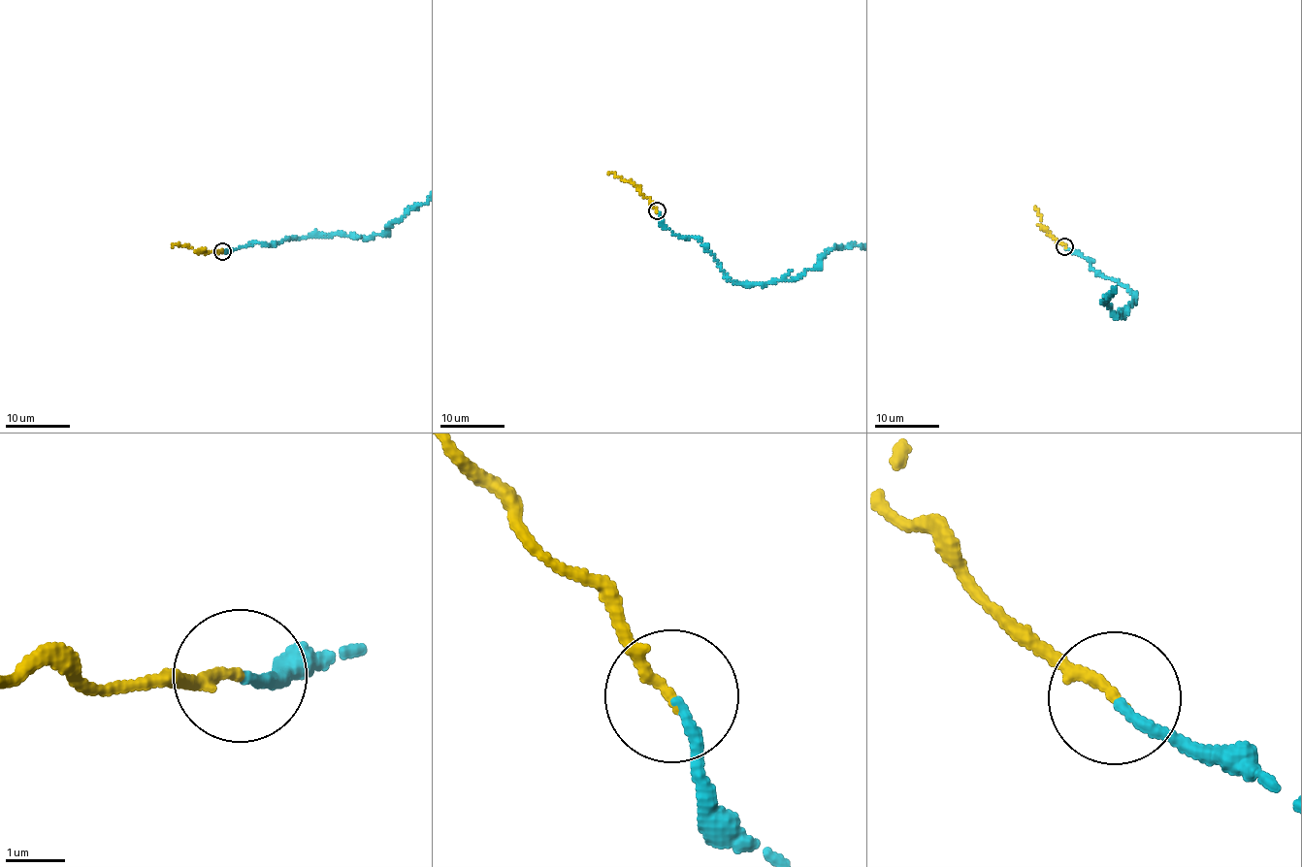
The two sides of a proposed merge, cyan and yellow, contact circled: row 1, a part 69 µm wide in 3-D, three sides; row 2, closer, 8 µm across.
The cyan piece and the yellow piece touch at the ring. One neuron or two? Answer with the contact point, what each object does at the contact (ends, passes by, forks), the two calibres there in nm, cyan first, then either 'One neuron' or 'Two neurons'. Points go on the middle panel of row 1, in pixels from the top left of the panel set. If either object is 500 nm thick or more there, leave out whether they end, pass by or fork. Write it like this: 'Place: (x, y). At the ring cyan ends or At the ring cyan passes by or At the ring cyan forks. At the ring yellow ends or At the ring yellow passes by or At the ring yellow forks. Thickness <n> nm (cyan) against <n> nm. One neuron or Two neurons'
Place: (657, 210). At the ring cyan ends. At the ring yellow ends. Thickness 170 nm (cyan) against 180 nm. One neuron

